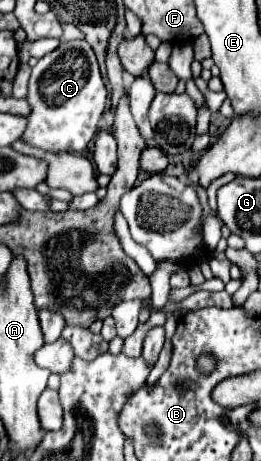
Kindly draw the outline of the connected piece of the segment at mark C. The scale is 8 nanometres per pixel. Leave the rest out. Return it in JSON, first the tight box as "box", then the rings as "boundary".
{"box":[21,42,107,154],"boundary":[[[63,42],[33,66],[27,94],[31,112],[27,116],[27,128],[21,140],[53,154],[83,152],[99,128],[105,100],[107,90],[89,42]]]}

